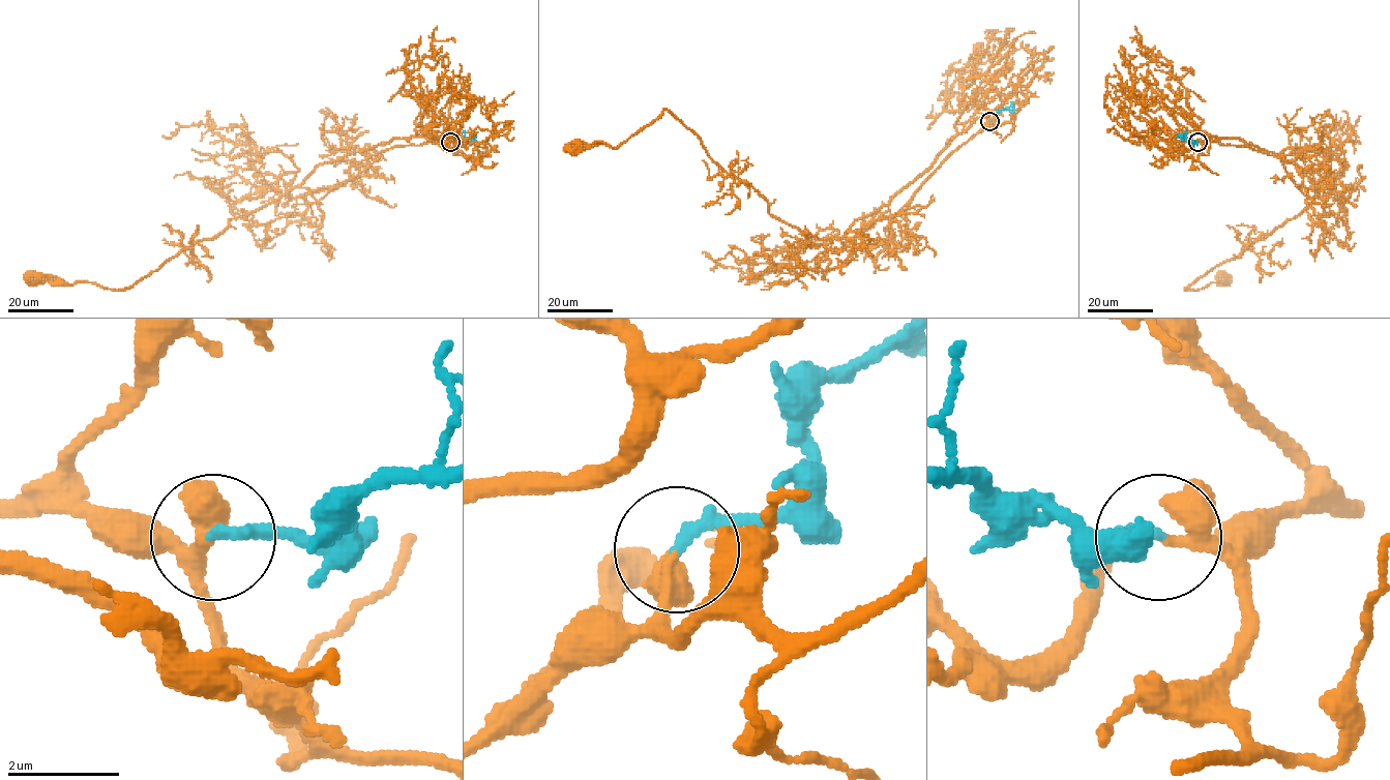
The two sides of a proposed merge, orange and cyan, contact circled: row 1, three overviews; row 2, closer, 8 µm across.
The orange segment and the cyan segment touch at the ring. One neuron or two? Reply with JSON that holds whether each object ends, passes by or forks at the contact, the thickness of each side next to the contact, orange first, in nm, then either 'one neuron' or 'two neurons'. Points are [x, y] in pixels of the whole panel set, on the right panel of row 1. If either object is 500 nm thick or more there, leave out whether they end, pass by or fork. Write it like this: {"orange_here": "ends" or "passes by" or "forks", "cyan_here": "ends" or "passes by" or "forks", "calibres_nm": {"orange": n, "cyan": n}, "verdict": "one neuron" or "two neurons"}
{"orange_here": "passes by", "cyan_here": "ends", "calibres_nm": {"orange": 240, "cyan": 240}, "verdict": "one neuron"}

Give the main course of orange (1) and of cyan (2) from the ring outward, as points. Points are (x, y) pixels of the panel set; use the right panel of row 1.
1: (1198, 142), (1276, 155), (1300, 186), (1314, 187), (1315, 198), (1299, 214), (1185, 289), (1223, 282), (1220, 278)
2: (1198, 142), (1183, 139), (1198, 145)

